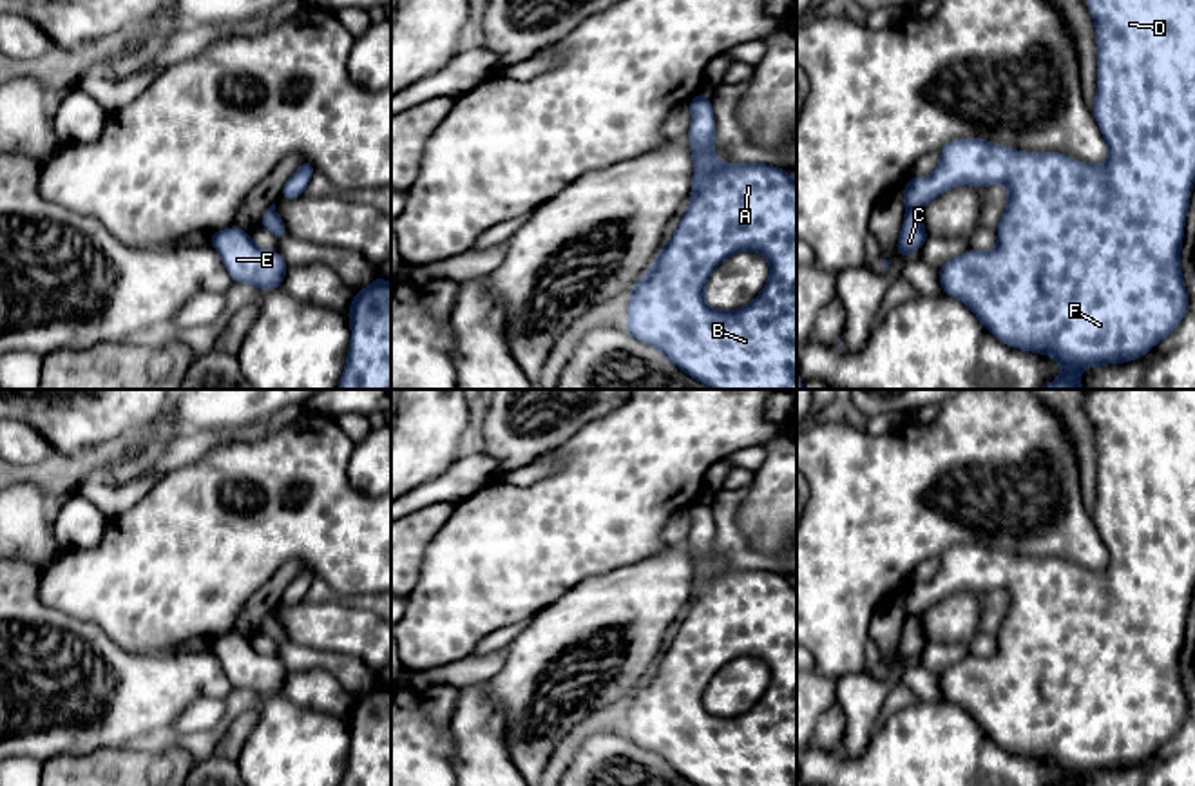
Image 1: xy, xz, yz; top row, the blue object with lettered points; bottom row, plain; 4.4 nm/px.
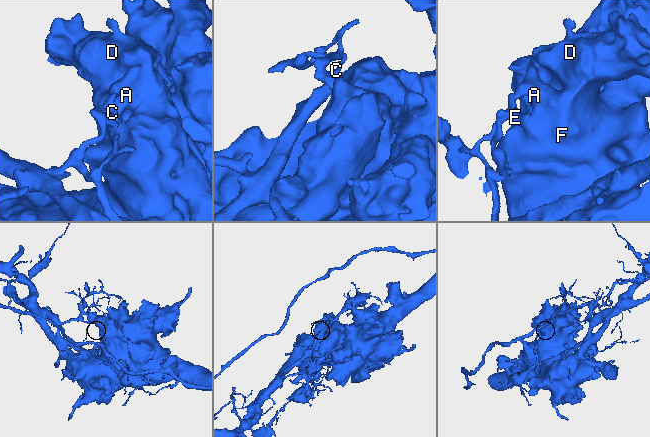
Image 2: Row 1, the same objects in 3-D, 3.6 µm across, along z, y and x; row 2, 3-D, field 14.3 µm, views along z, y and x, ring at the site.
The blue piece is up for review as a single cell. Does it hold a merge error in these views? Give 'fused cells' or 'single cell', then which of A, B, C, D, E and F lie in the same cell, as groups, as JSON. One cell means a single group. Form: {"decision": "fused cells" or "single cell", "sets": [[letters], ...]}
{"decision": "fused cells", "sets": [["A", "B", "D", "E", "F"], ["C"]]}

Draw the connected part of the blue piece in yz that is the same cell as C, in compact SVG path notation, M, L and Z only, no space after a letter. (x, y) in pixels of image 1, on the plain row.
M914 581L909 583L902 598L905 605L905 623L900 643L896 647L896 659L900 663L909 663L913 657L920 656L925 650L929 641L923 634L922 625L923 612L949 594L952 592L934 590L932 587L923 587Z

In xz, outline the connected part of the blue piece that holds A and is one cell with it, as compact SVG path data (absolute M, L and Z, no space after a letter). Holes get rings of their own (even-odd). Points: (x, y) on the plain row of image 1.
M708 498L701 509L701 522L688 538L688 547L693 561L692 603L675 637L630 695L625 737L657 753L695 786L797 786L797 587L775 570L721 569L713 560L715 522ZM742 656L762 659L770 666L768 690L746 712L731 717L710 714L704 708L706 686L726 663Z

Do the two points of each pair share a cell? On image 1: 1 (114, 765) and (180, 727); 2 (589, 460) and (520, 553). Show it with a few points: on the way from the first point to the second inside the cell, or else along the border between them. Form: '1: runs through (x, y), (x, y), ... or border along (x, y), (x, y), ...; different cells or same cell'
1: border along (174, 739), (158, 743); different cells
2: runs through (589, 484), (544, 529); same cell

